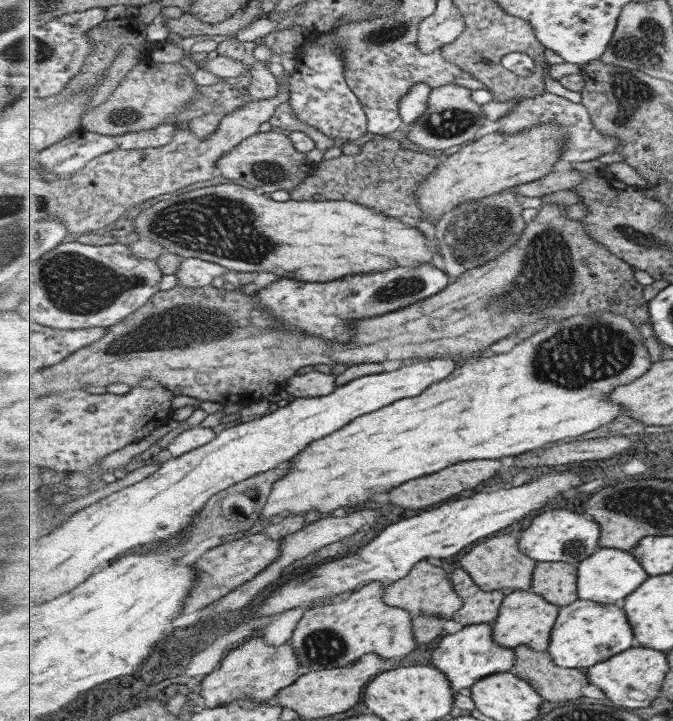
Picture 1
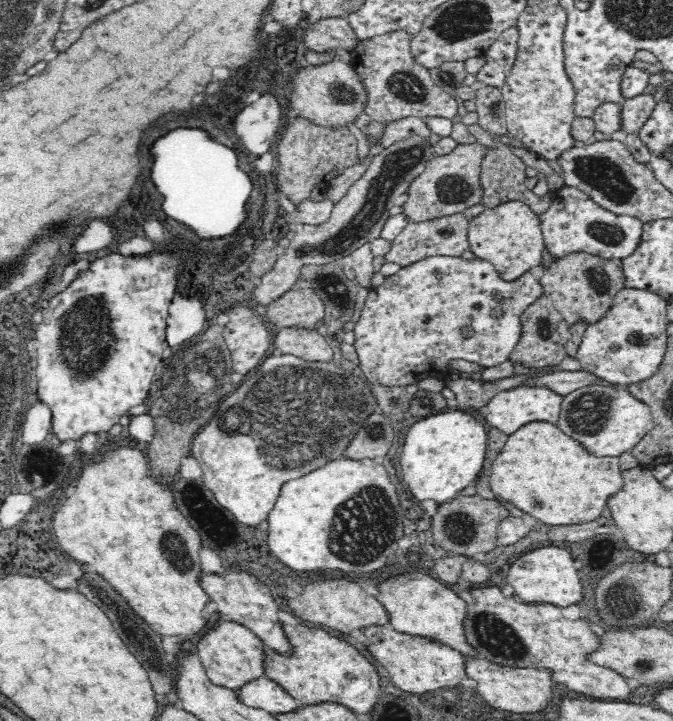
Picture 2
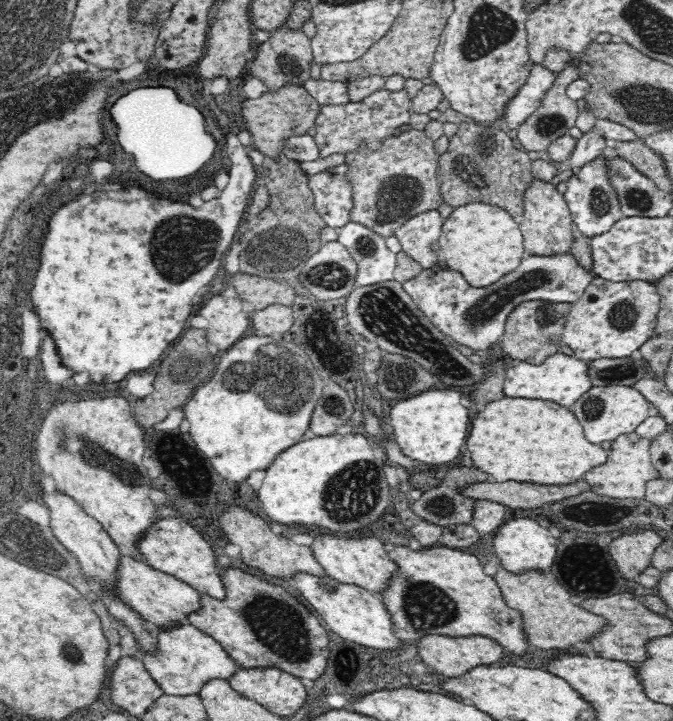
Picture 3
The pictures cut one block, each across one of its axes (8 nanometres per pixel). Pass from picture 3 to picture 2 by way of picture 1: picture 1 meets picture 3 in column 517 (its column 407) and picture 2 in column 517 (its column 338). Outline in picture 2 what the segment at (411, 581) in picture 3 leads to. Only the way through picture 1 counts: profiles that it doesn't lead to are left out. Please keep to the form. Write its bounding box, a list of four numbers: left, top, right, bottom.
[468,586,634,701]

